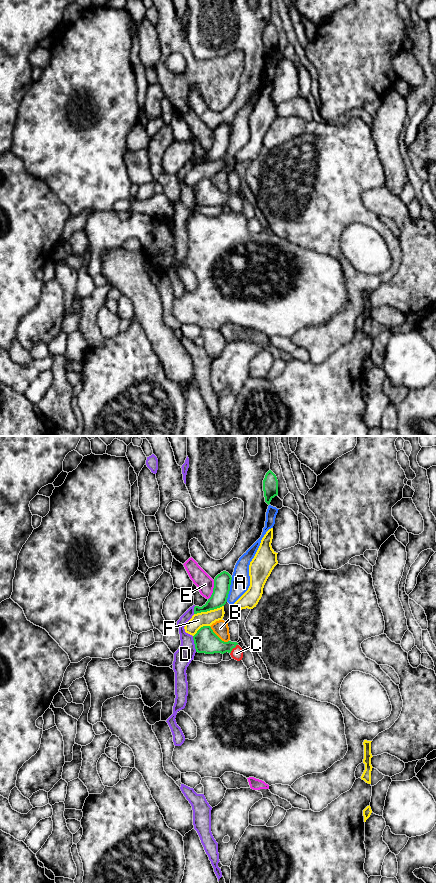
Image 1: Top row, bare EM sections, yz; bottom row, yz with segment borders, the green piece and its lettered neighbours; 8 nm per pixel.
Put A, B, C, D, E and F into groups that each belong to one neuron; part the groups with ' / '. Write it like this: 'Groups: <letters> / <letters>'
Groups: A / B / C / D / E / F

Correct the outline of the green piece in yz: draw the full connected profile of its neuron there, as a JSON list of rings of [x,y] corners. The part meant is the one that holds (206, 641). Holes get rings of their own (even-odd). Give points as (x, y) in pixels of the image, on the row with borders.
[[[210,626],[201,627],[193,636],[196,652],[205,654],[228,652],[237,661],[242,660],[242,648],[237,642],[222,641],[211,629]]]

